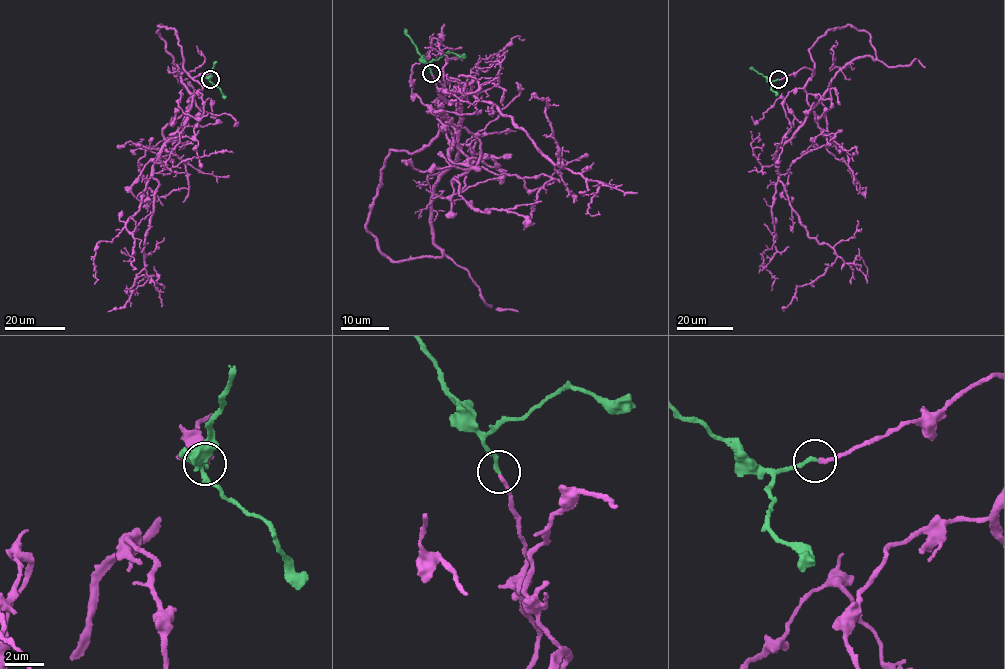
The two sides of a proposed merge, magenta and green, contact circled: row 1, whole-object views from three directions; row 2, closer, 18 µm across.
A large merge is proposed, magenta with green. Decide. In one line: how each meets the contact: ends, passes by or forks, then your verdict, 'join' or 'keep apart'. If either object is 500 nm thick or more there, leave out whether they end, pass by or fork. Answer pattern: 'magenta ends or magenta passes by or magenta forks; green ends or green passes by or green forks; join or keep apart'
magenta ends; green ends; join

